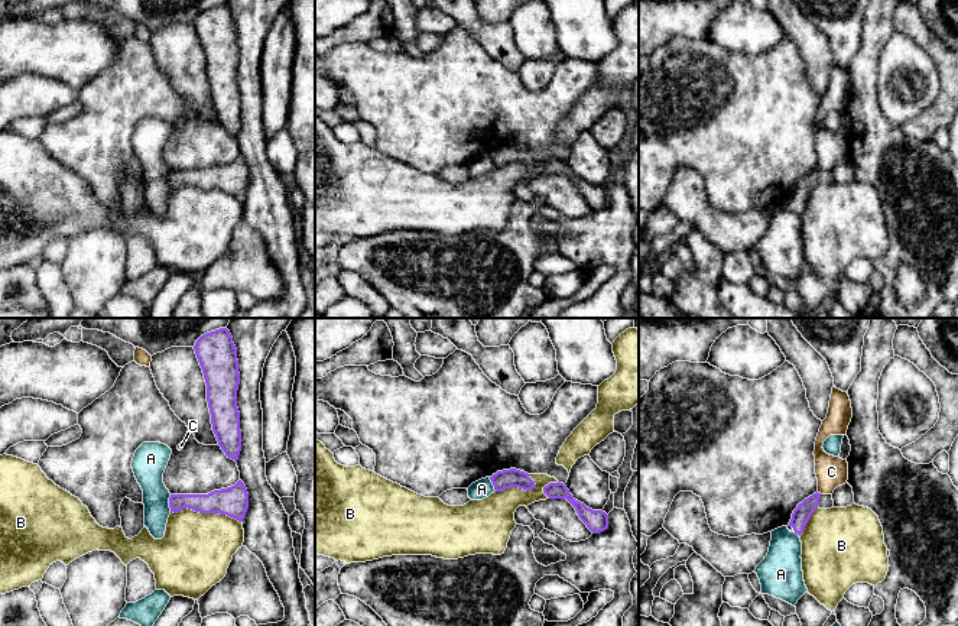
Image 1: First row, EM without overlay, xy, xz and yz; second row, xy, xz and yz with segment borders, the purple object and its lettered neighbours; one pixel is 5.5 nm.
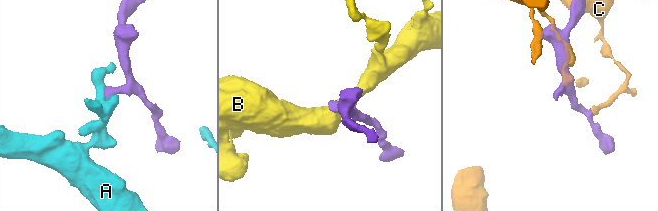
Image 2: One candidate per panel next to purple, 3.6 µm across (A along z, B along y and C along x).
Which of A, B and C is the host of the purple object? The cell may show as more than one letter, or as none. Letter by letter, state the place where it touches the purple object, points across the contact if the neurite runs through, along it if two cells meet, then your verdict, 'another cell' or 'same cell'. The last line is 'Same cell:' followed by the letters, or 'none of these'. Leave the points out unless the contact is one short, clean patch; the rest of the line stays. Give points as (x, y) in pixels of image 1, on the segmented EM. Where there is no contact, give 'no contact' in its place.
A: meets purple in xy at (169, 503); border along xy (171, 495), (169, 511); another cell
B: meets purple in xy at (207, 512); border along xy (171, 511), (191, 508), (200, 512), (218, 512), (242, 522); another cell
C: meets purple in yz at (820, 493); border along yz (817, 492), (821, 493); another cell
Same cell: none of these

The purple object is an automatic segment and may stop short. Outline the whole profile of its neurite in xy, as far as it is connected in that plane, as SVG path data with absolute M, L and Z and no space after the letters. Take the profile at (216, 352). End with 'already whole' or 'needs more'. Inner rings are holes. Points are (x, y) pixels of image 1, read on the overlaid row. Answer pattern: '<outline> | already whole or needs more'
M227 328L201 335L194 346L207 383L212 431L225 455L237 463L241 451L237 348Z | already whole

